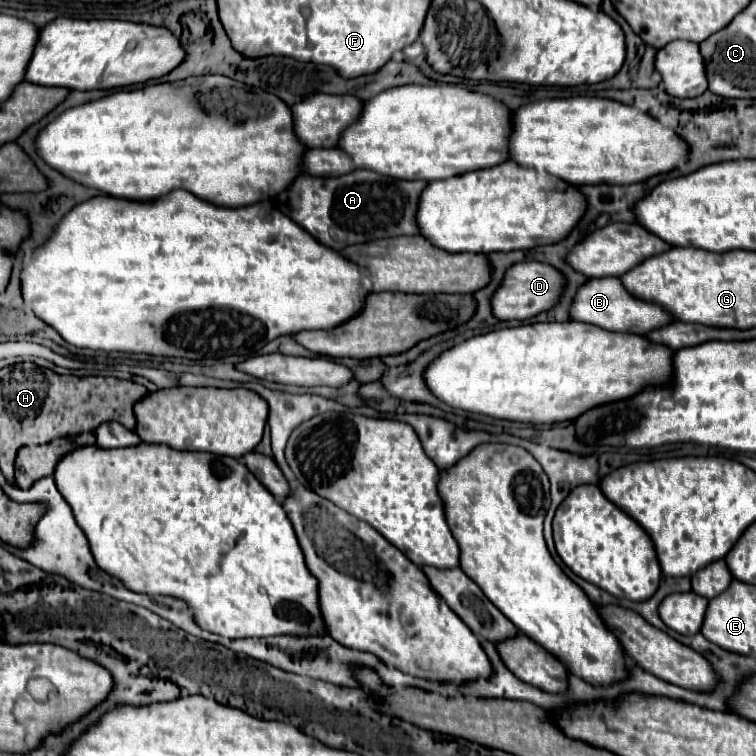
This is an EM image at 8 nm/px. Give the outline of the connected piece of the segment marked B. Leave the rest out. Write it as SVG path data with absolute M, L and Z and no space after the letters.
M595 278L581 286L571 306L571 318L601 326L611 332L629 332L643 336L649 334L649 330L657 330L657 326L665 326L665 322L669 322L669 318L665 318L665 314L661 314L657 306L649 306L647 302L637 302L635 298L629 298L619 278Z

